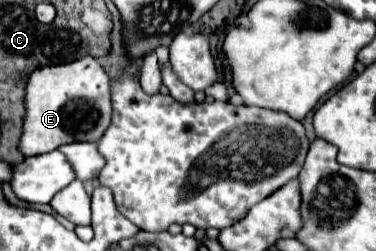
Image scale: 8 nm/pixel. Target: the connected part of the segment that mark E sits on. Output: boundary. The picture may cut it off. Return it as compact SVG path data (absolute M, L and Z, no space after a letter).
M95 57L37 67L27 79L23 103L25 121L17 145L23 155L41 155L73 141L99 141L111 121L109 77Z

